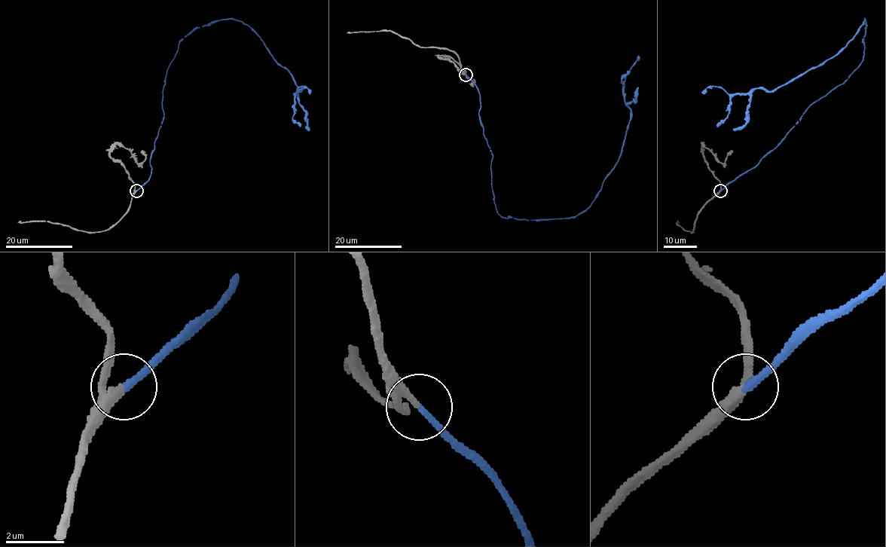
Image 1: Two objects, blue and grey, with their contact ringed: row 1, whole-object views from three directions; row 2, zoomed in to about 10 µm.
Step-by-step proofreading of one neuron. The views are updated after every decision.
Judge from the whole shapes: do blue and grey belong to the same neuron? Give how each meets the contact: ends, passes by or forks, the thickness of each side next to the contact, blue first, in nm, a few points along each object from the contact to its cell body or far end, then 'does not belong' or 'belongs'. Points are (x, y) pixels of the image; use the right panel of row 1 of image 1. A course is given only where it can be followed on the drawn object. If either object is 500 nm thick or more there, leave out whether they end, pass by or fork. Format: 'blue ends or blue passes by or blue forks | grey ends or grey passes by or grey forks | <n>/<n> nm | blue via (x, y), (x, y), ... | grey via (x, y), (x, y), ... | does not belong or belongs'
blue ends | grey passes by | 220/190 nm | blue via (720, 190), (857, 67), (865, 19), (835, 55), (771, 90), (727, 93), (710, 86), (704, 94) | grey via (720, 190), (698, 214), (692, 232), (685, 230), (676, 224), (679, 222) | belongs

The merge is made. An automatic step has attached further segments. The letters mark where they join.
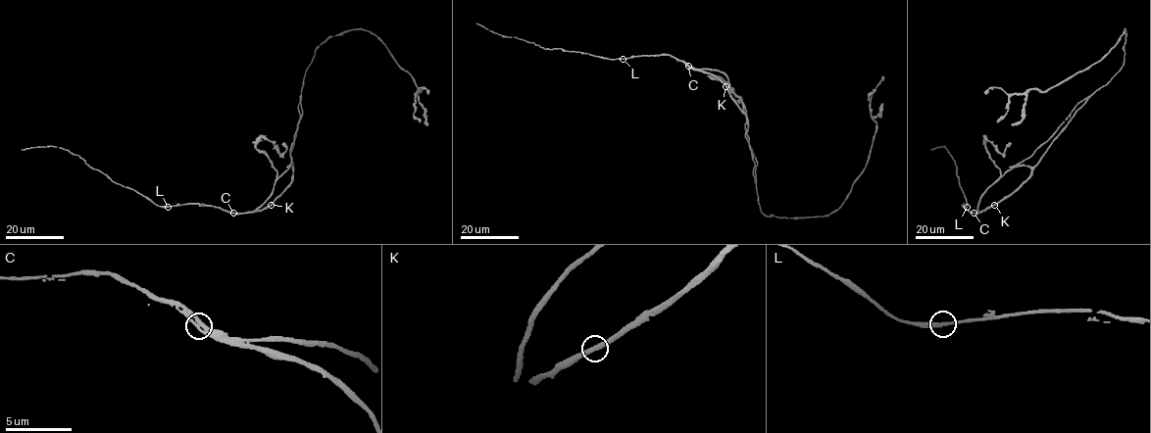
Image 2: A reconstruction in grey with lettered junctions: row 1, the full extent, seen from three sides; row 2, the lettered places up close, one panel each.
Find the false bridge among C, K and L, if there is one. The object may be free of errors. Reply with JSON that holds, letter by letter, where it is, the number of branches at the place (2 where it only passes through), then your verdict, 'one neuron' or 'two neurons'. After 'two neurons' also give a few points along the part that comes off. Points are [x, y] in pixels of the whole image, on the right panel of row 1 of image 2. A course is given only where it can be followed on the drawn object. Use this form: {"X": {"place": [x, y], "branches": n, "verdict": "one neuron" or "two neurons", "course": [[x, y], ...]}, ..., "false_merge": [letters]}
{"C": {"place": [974, 213], "branches": 2, "verdict": "two neurons", "course": [[974, 213], [1010, 196], [1025, 181], [1051, 142], [1091, 95]]}, "K": {"place": [994, 205], "branches": 2, "verdict": "one neuron"}, "L": {"place": [967, 207], "branches": 2, "verdict": "one neuron"}, "false_merge": ["C"]}

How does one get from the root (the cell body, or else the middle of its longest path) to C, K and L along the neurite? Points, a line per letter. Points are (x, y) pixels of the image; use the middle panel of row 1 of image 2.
C: (748, 141), (745, 137), (748, 118), (726, 86), (714, 75), (688, 66)
K: (748, 141), (745, 137), (748, 118), (725, 86)
L: (748, 141), (745, 137), (746, 115), (726, 86), (714, 75), (693, 70), (668, 55), (623, 59)

